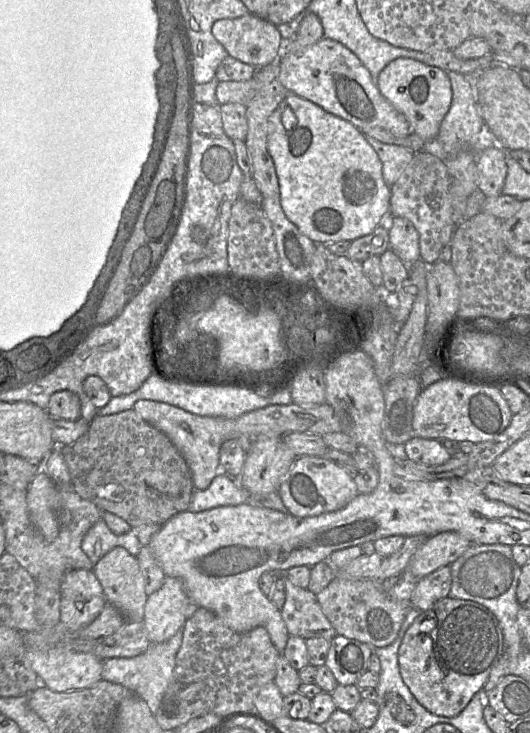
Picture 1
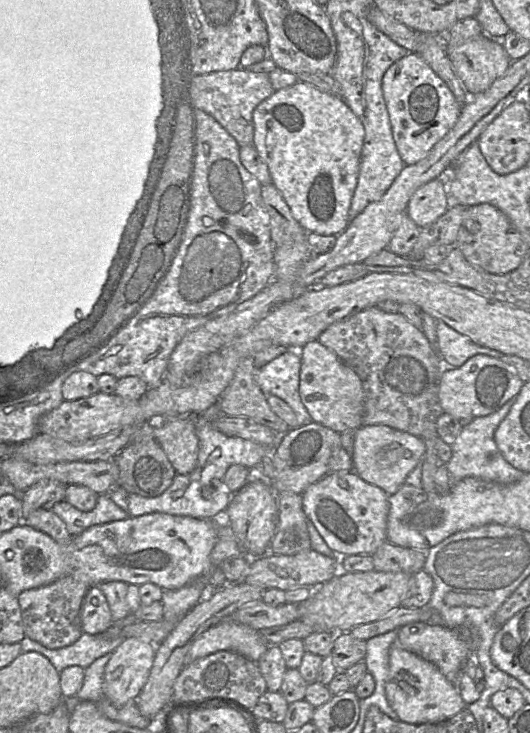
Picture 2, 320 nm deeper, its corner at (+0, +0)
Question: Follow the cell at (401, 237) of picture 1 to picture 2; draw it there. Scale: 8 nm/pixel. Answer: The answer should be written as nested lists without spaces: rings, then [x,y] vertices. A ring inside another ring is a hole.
[[[441,178],[433,179],[418,188],[410,198],[406,213],[423,228],[435,222],[448,209],[449,195]]]

